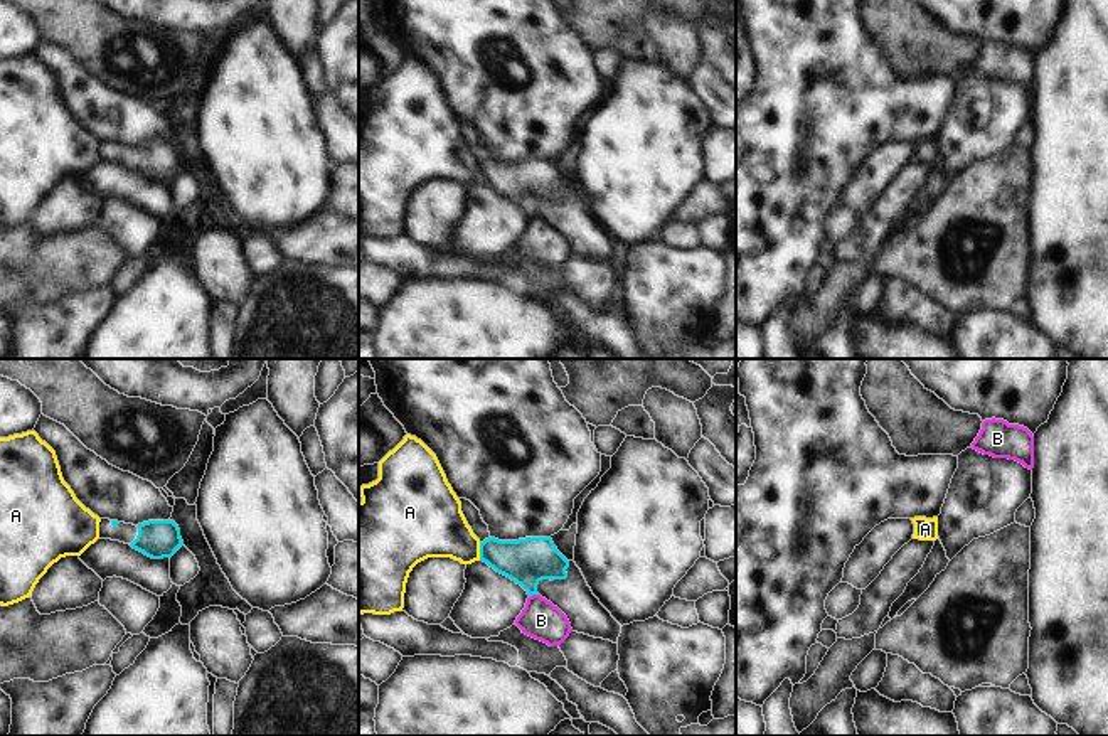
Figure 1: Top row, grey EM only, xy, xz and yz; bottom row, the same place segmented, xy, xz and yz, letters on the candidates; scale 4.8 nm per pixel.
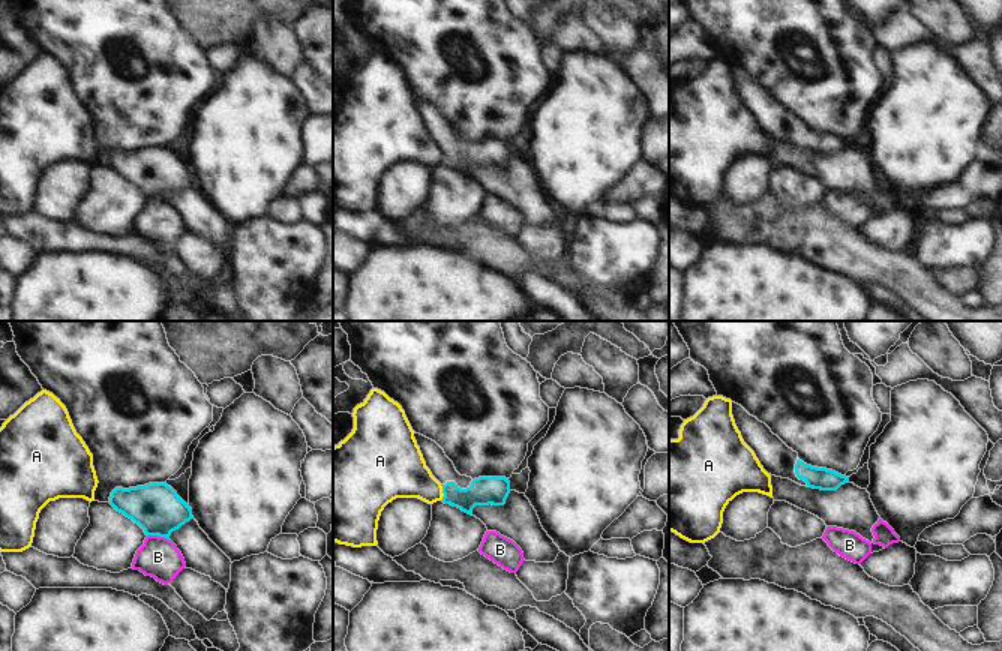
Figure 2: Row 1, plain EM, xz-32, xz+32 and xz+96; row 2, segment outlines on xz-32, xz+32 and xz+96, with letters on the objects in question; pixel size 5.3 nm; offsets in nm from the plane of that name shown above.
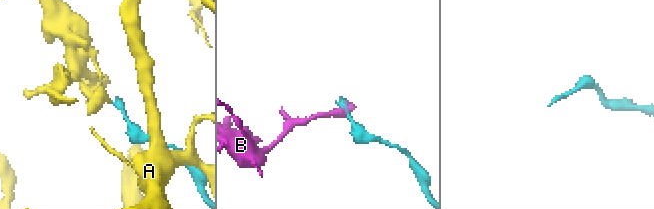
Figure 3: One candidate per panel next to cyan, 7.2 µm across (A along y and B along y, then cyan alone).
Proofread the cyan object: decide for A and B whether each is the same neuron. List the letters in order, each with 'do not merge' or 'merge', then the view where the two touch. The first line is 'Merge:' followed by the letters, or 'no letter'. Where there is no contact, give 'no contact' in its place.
Merge: no letter
A: do not merge; contact in xz
B: do not merge; contact in xz

